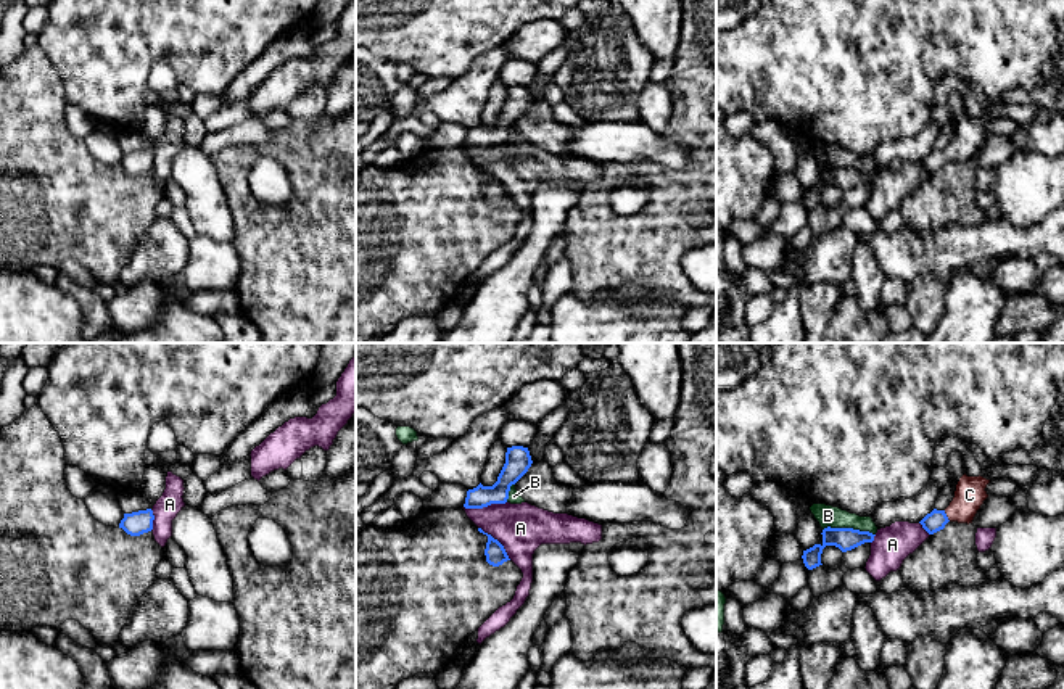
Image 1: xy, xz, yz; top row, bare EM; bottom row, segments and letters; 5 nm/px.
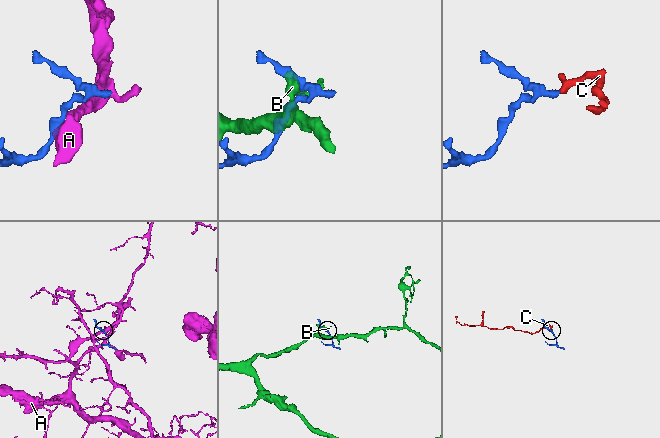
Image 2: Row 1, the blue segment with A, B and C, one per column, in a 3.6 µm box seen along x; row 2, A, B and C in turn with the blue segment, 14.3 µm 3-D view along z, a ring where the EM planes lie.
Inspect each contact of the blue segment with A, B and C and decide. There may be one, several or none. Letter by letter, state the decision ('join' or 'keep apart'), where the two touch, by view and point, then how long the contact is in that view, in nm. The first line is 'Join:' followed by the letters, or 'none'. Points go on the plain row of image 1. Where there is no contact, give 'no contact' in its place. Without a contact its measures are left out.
Join: C
A: keep apart | xz (485, 145) | 220 nm
B: keep apart | yz (849, 168) | 260 nm
C: join | yz (945, 155) | 70 nm

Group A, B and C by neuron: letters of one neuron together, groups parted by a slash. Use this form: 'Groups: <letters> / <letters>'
Groups: A / B / C

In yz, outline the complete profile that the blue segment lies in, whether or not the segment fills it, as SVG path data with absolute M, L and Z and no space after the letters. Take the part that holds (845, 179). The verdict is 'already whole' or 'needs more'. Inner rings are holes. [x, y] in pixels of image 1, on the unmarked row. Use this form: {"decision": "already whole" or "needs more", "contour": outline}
{"decision": "already whole", "contour": "M831 166L824 167L821 174L823 174L821 184L814 184L813 187L803 190L802 198L808 209L823 204L821 193L826 185L835 185L842 192L847 192L864 182L872 182L876 175L869 171L860 171L853 167L831 167Z"}

